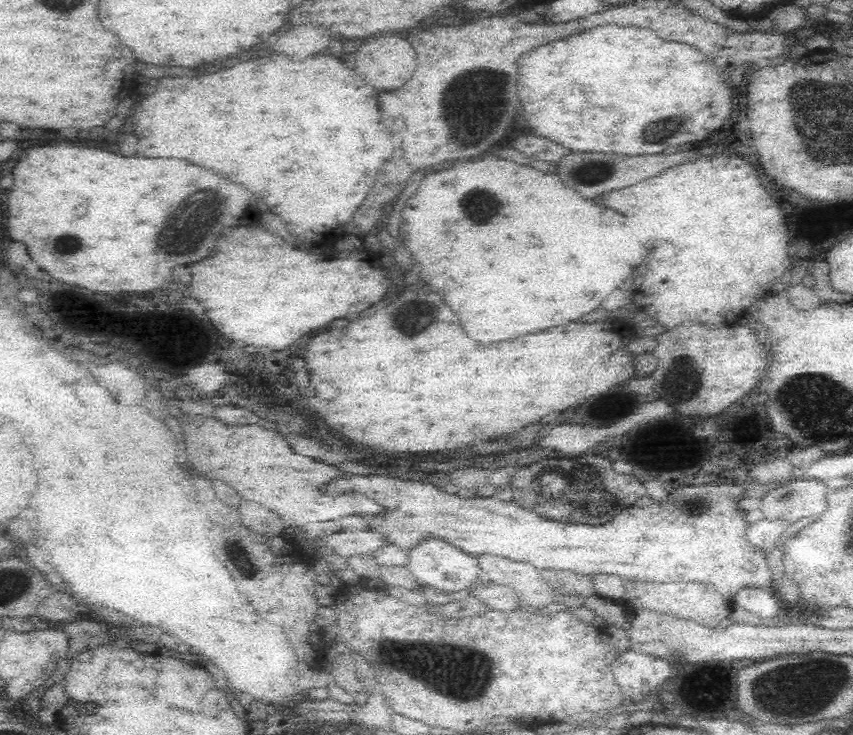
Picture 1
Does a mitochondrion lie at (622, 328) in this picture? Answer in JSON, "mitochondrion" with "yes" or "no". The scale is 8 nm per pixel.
{"mitochondrion":"no"}

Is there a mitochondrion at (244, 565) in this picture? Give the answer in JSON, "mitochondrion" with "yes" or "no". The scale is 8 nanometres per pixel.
{"mitochondrion":"yes"}

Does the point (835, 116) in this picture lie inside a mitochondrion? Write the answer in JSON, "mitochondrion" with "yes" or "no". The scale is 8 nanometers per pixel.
{"mitochondrion":"yes"}

